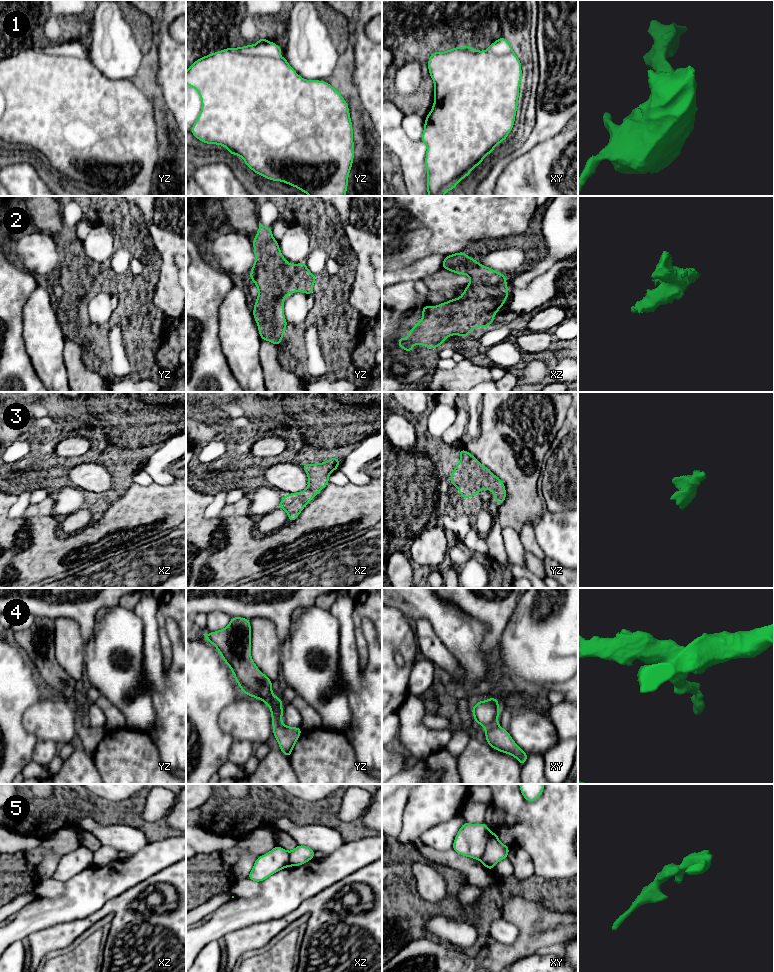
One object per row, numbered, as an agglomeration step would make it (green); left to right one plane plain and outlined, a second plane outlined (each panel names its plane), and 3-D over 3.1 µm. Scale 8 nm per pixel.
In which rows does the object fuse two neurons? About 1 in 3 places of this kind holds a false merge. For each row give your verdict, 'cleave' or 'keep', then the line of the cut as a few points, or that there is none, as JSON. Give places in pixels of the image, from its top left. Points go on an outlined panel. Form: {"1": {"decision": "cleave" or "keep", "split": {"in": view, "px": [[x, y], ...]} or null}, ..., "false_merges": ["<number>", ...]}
{"1": {"decision": "cleave", "split": {"in": "yz", "px": [[228, 48], [245, 55], [268, 56], [285, 60]]}}, "2": {"decision": "keep", "split": null}, "3": {"decision": "keep", "split": null}, "4": {"decision": "keep", "split": null}, "5": {"decision": "cleave", "split": {"in": "xy", "px": [[490, 832], [487, 838], [486, 849], [479, 859]]}}, "false_merges": ["1", "5"]}

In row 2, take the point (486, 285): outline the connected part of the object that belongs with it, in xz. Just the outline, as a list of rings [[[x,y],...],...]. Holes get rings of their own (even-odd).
[[[465,252],[446,256],[443,260],[442,268],[456,274],[469,276],[470,283],[459,298],[449,300],[434,307],[425,305],[421,309],[423,317],[409,330],[407,341],[405,342],[403,335],[401,335],[397,342],[398,346],[407,353],[412,351],[415,344],[420,344],[433,350],[441,346],[443,341],[451,335],[467,337],[474,328],[490,326],[495,314],[508,299],[507,277],[468,257]]]

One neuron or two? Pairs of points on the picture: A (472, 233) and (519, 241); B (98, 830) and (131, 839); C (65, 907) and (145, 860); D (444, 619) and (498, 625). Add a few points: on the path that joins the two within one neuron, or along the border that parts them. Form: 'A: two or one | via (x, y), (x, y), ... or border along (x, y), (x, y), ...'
A: two | border along (522, 232), (498, 238), (486, 238), (481, 242)
B: one | via (106, 834), (117, 835), (123, 838)
C: one | via (85, 893), (97, 885), (125, 874)
D: two | border along (464, 611), (487, 627), (487, 633), (482, 646)

